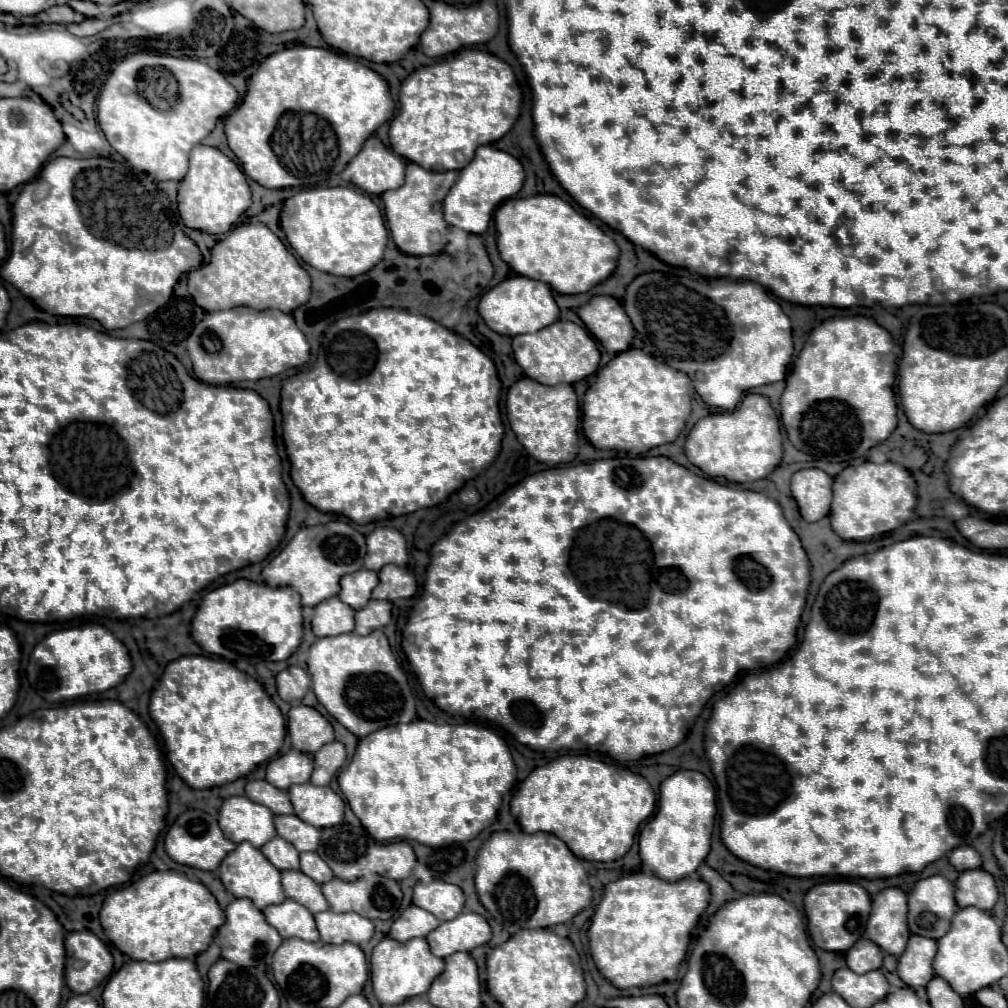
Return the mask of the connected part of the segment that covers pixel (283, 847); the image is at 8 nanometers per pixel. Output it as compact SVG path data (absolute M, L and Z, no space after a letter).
M275 837L269 843L265 843L265 847L261 847L263 855L279 869L299 869L299 851L291 845L285 843L285 839Z

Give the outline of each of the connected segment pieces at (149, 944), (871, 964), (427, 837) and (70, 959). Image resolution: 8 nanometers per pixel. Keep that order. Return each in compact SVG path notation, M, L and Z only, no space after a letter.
M153 871L139 881L117 889L109 893L101 907L101 925L105 929L105 935L109 941L131 959L141 961L165 961L171 957L181 959L195 959L201 951L205 951L221 923L225 923L225 913L217 905L211 891L201 881L191 881L185 875L179 875L175 871Z
M863 937L845 953L845 961L851 971L867 973L867 971L881 967L883 953L875 943L869 943L869 939Z
M415 719L363 737L347 771L341 771L337 781L349 807L373 839L381 843L403 839L429 847L445 847L475 839L495 821L503 795L516 784L516 768L505 741L487 727L471 723L435 725Z
M73 931L65 937L65 981L73 993L87 993L101 985L113 971L107 945L91 931Z

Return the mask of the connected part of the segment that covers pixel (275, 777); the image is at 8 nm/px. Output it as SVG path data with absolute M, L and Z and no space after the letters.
M301 751L289 753L269 761L265 779L277 789L289 789L293 783L307 783L313 773L313 759Z

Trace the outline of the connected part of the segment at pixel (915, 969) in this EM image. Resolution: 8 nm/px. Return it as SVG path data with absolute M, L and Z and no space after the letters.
M913 935L907 943L905 953L899 957L897 973L909 987L925 987L933 979L933 959L937 953L937 943Z

